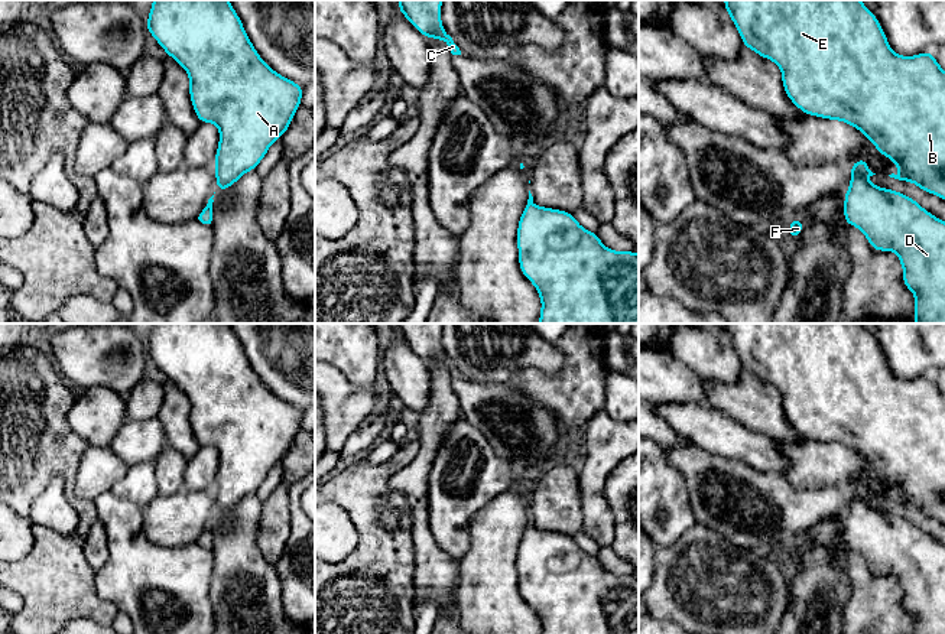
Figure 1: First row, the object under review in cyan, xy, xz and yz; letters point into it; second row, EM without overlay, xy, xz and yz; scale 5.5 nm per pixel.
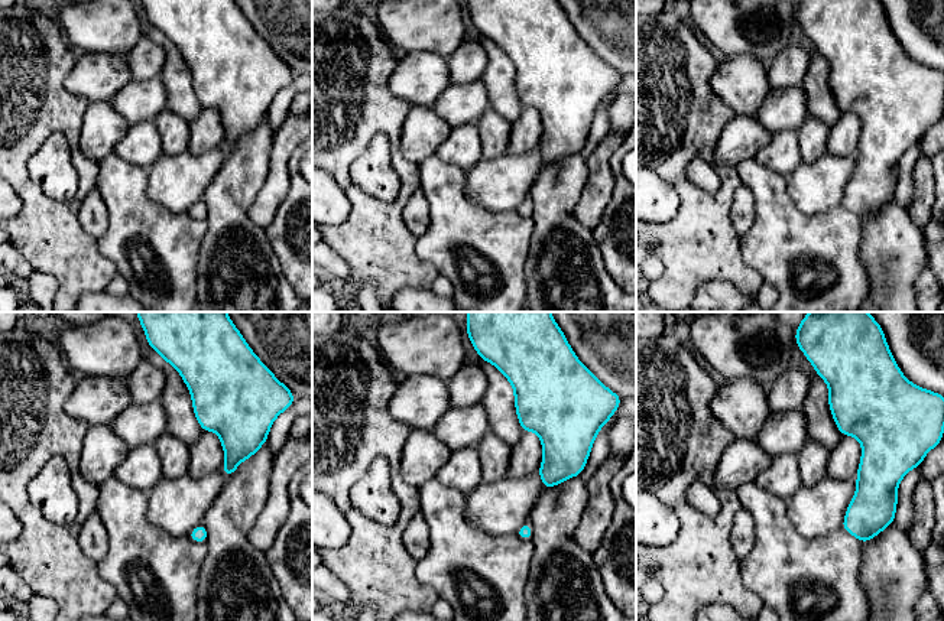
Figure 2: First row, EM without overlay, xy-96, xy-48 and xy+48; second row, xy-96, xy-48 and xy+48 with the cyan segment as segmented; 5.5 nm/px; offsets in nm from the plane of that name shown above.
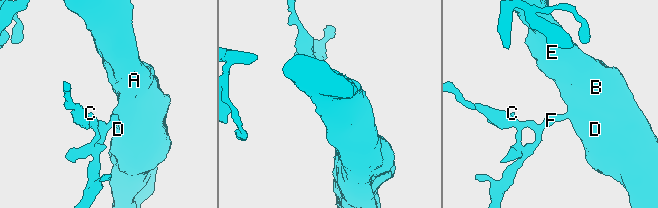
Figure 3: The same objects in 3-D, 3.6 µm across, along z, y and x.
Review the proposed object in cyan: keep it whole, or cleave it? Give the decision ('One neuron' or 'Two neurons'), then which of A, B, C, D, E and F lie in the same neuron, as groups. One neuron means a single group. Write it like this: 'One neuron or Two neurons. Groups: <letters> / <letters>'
One neuron. Groups: A B C D E F

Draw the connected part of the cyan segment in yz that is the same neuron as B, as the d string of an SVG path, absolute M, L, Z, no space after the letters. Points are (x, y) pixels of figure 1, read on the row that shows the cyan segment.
M724 0L724 6L744 48L773 61L780 68L786 95L802 113L827 120L840 120L855 127L876 146L880 155L887 156L900 169L899 175L892 173L890 178L912 182L922 191L945 201L945 71L939 66L933 52L920 52L915 56L894 53L879 19L860 0Z

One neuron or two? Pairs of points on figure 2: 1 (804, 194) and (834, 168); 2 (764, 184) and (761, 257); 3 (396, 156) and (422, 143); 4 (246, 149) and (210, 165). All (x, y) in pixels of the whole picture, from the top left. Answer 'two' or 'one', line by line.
1: one
2: one
3: two
4: two

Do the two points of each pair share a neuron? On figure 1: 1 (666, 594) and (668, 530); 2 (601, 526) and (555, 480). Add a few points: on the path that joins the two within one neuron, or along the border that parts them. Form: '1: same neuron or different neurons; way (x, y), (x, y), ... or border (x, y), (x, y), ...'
1: different neurons; border (694, 524), (671, 545), (656, 548)
2: different neurons; border (578, 472), (581, 529)

